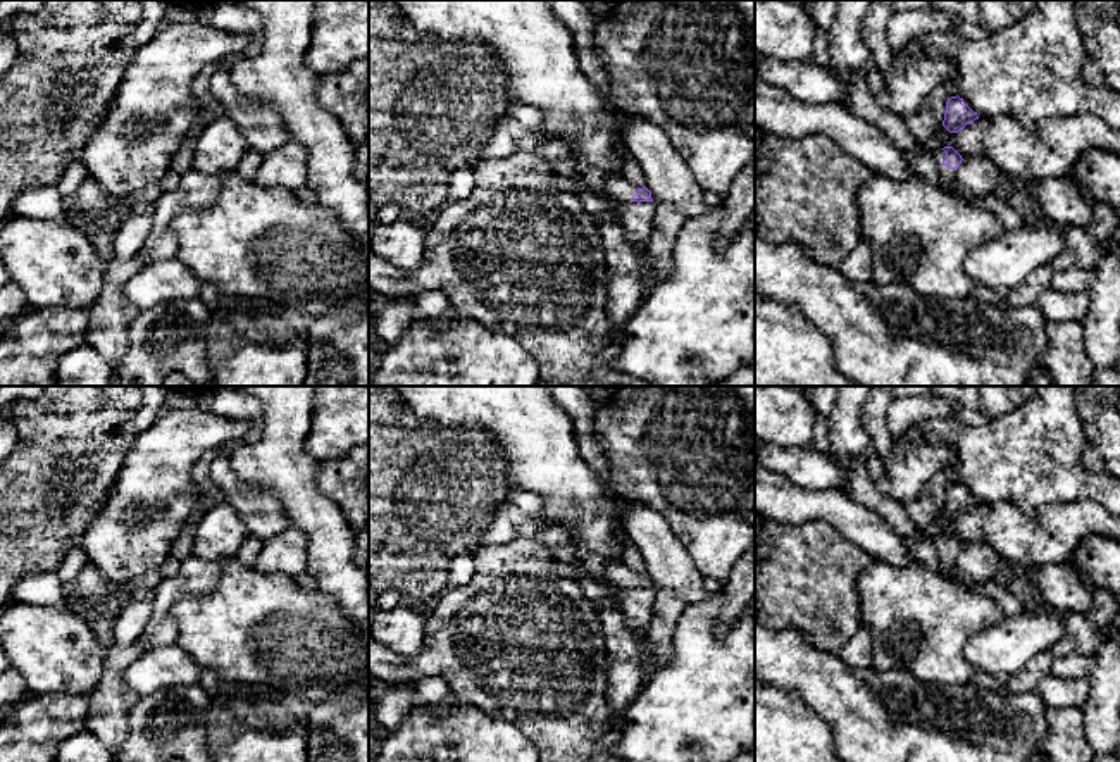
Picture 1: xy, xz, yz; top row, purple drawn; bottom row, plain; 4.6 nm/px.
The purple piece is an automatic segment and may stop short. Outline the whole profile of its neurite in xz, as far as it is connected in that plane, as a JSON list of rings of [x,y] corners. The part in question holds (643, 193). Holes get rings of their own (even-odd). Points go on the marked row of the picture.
[[[624,176],[610,178],[605,183],[605,193],[617,200],[619,203],[629,203],[629,202],[653,202],[651,191],[646,188],[638,188],[631,181],[627,181]]]

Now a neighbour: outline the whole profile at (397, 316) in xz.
[[[391,300],[381,312],[377,312],[372,322],[383,347],[396,343],[415,317],[415,309],[405,300]]]

